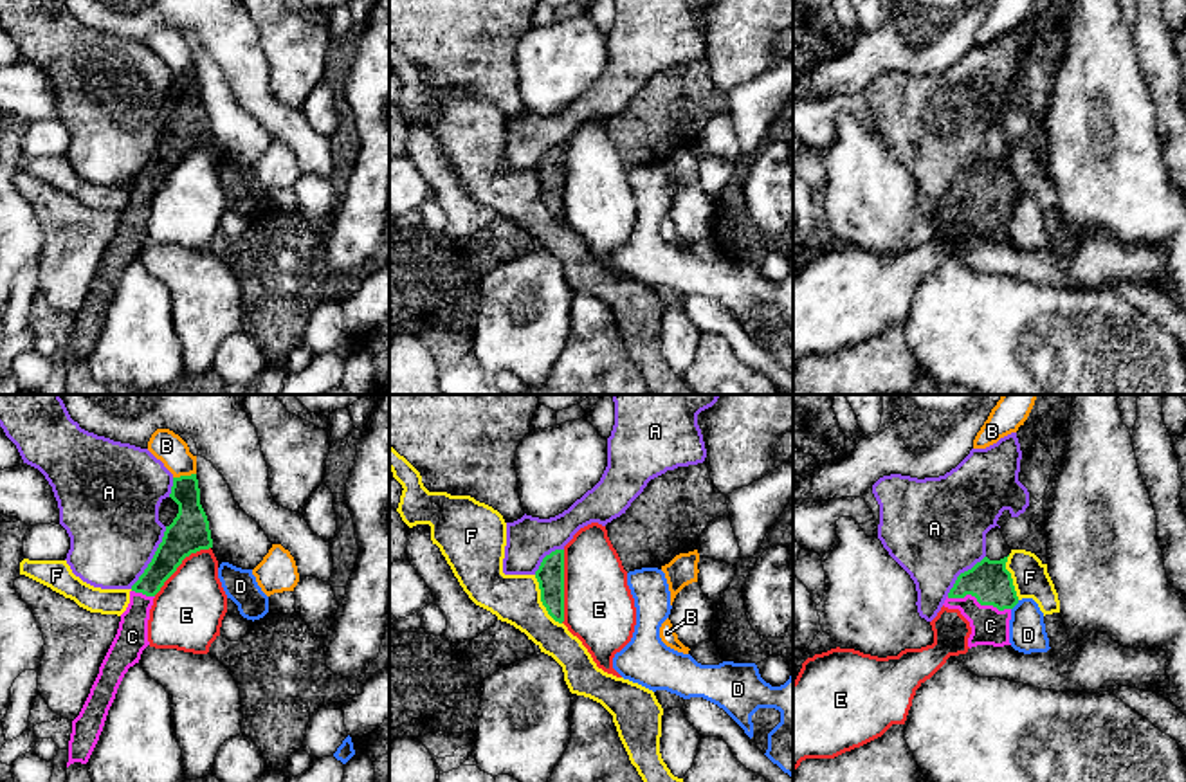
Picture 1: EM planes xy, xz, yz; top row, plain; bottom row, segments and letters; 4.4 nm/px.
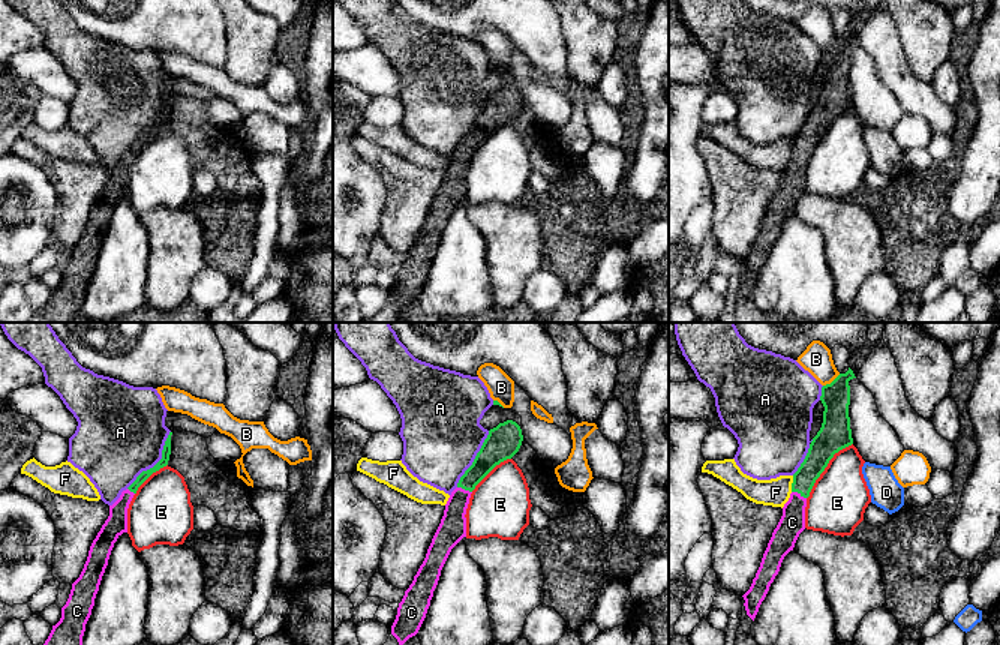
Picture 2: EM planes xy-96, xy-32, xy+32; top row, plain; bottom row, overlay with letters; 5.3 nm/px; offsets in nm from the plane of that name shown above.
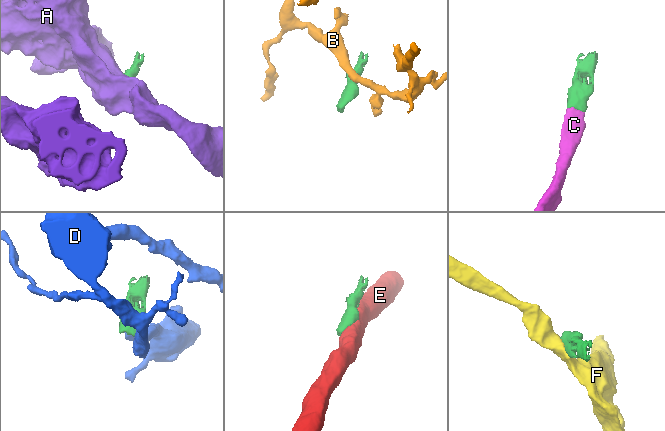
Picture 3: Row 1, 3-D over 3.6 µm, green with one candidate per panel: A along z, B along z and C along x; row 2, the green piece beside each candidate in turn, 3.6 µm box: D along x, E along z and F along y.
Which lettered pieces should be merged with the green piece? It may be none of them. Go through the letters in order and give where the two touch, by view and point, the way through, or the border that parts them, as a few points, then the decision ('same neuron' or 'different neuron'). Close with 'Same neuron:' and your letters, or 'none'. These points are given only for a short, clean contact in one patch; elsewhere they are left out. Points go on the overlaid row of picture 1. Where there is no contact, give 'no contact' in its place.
A: contact xy (154, 557); different neuron
B: contact xy (184, 476); border xy (195, 472), (173, 478); different neuron
C: contact yz (979, 602); way yz (988, 581), (979, 602), (988, 611), (990, 626); same neuron
D: contact yz (1015, 604); border yz (1019, 600), (1012, 609); different neuron
E: contact xz (563, 586); different neuron
F: contact xz (541, 600); border xz (534, 575), (541, 604), (561, 624); different neuron
Same neuron: C

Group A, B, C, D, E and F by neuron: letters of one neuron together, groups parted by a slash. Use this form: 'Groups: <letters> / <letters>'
Groups: A / B / C / D / E / F

